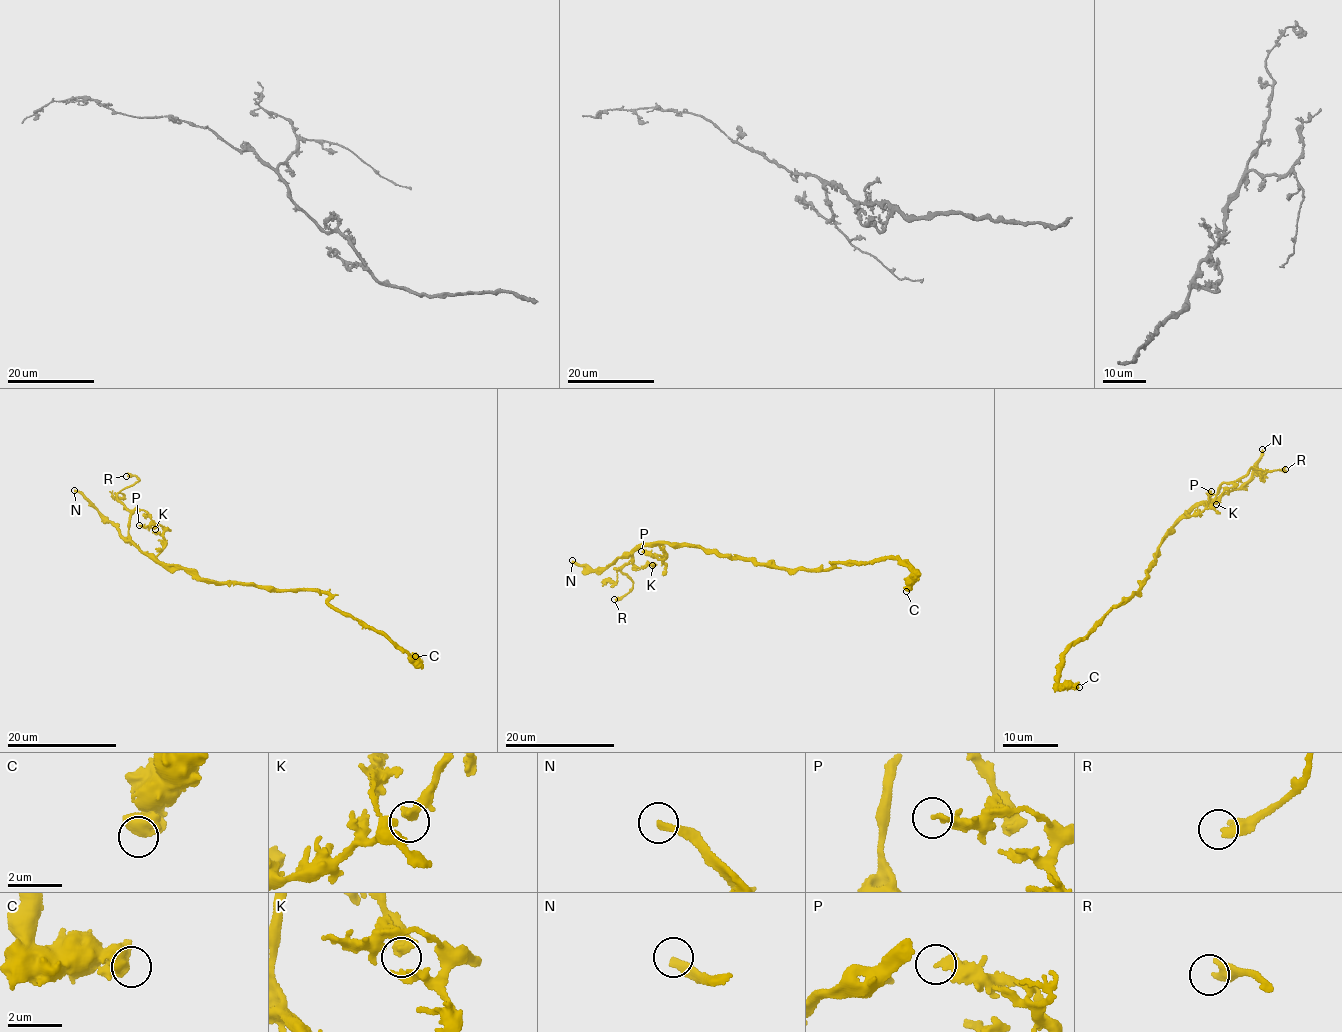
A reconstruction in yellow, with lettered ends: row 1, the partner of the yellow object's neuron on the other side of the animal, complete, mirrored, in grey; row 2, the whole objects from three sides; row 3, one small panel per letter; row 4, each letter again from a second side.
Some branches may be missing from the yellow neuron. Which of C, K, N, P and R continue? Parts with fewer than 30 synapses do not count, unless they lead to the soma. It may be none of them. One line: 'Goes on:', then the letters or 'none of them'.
Goes on: N, R

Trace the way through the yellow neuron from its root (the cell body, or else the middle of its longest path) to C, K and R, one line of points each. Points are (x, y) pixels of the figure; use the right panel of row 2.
C: (1150, 566), (1134, 595), (1125, 603), (1113, 606), (1083, 639), (1065, 653), (1059, 679), (1061, 683), (1079, 687)
K: (1150, 566), (1162, 542), (1185, 513), (1208, 503), (1223, 483), (1232, 483), (1216, 504)
R: (1150, 566), (1178, 520), (1208, 503), (1225, 482), (1237, 480), (1252, 467), (1285, 469)

